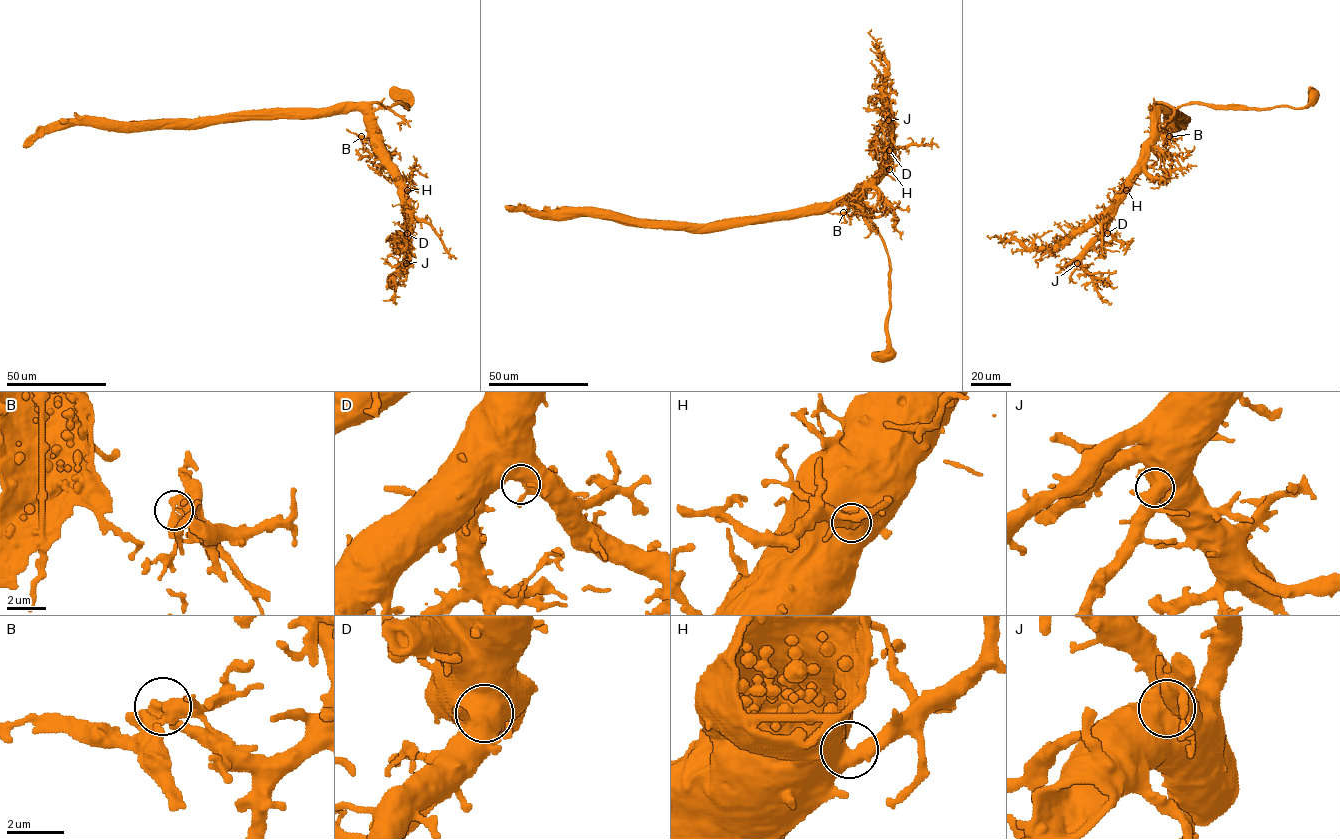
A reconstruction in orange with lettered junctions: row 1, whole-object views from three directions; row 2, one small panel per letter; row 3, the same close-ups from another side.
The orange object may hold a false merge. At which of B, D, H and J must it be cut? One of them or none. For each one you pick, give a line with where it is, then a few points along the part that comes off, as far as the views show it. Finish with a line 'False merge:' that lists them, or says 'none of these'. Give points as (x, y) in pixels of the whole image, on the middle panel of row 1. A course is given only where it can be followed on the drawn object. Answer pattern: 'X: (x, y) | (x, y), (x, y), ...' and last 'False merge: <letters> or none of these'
B: (843, 212) | (843, 212), (828, 212)
False merge: B

